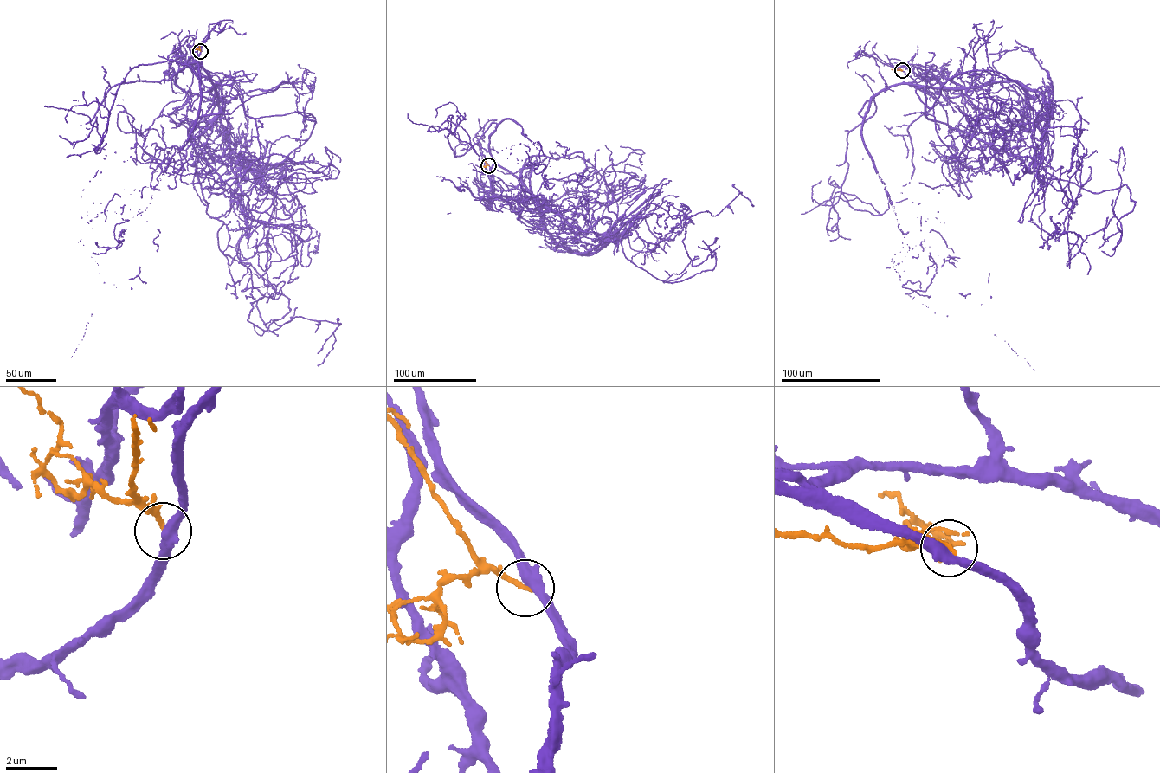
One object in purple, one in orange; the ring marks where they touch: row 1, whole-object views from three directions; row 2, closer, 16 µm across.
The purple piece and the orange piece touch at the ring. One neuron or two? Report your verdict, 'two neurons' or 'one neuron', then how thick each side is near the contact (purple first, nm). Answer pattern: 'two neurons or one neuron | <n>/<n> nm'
two neurons | 400/200 nm

